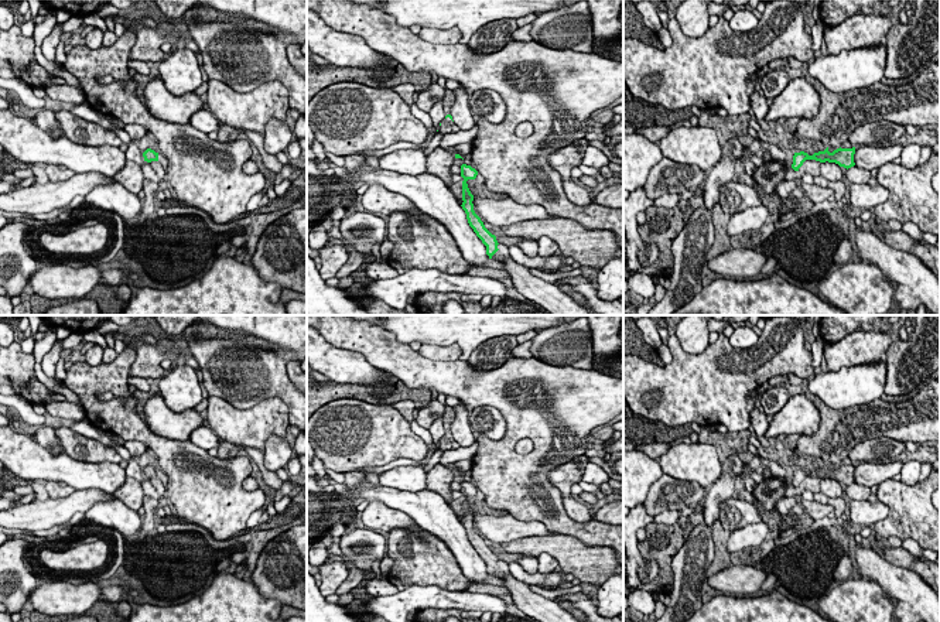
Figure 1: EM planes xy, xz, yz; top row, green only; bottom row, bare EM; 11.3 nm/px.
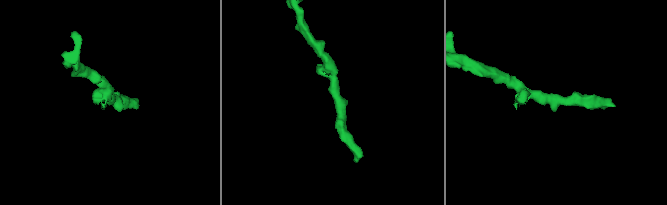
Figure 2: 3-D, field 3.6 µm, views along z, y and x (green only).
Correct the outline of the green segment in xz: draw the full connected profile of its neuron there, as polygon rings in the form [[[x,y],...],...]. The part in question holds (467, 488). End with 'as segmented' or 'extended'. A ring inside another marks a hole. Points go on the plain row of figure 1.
[[[462,481],[461,482],[461,493],[464,495],[462,498],[462,526],[466,530],[466,536],[469,543],[474,546],[474,548],[476,550],[476,553],[482,557],[482,560],[486,563],[486,571],[489,573],[489,575],[493,577],[505,577],[509,573],[509,567],[507,563],[500,561],[496,557],[496,553],[492,551],[483,541],[483,539],[481,537],[481,534],[475,530],[474,527],[474,512],[471,510],[466,498],[468,496],[475,496],[478,492],[478,488],[475,485],[472,485],[471,482]]] | extended

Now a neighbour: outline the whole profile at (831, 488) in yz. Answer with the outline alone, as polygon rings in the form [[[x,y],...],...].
[[[820,479],[820,492],[824,493],[828,499],[840,498],[844,488],[835,479]]]

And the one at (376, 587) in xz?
[[[369,575],[368,578],[369,580],[368,580],[365,588],[366,588],[366,592],[372,597],[394,595],[400,591],[394,584],[392,584],[386,578],[386,575],[383,575],[382,578],[379,578],[376,575]]]

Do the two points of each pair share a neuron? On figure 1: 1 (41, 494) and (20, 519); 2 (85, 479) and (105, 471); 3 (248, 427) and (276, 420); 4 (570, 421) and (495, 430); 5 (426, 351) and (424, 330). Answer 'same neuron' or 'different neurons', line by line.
1: different neurons
2: same neuron
3: same neuron
4: different neurons
5: different neurons

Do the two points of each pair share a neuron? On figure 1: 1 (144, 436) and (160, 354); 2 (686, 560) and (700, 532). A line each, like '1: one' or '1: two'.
1: two
2: one

